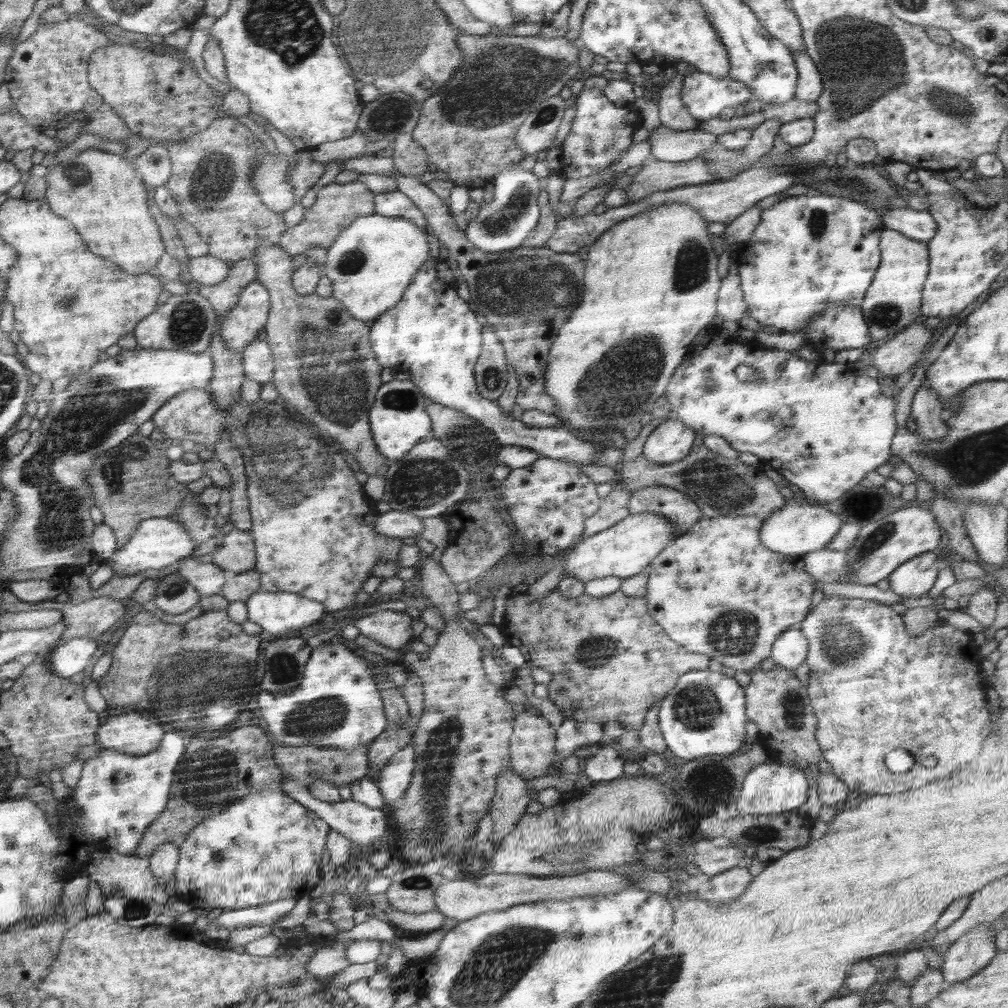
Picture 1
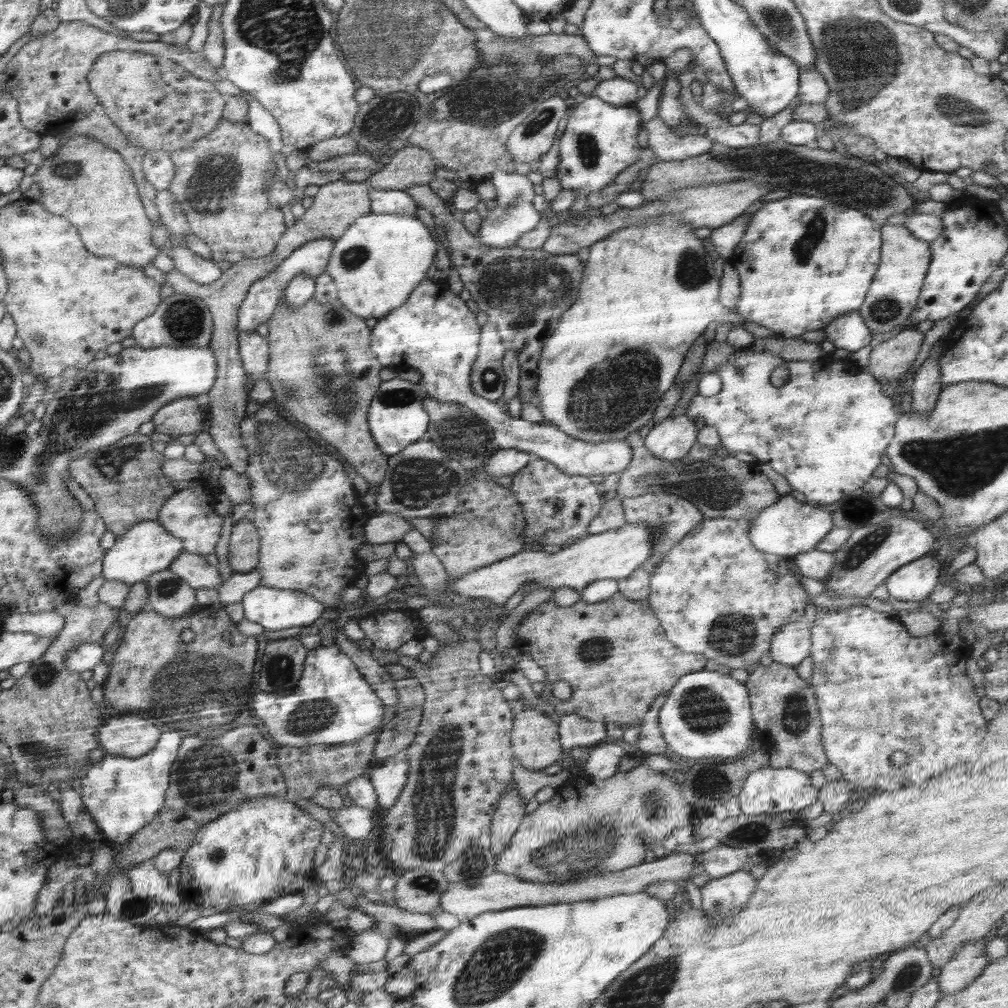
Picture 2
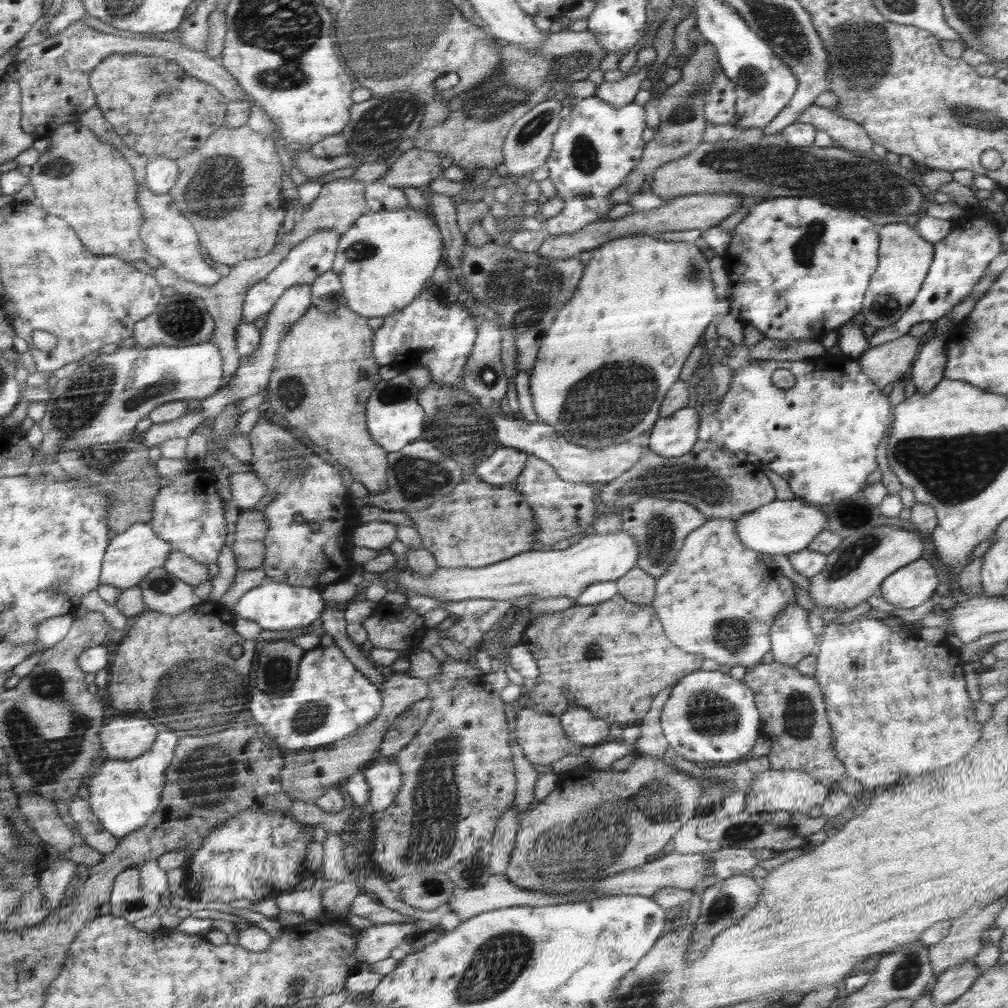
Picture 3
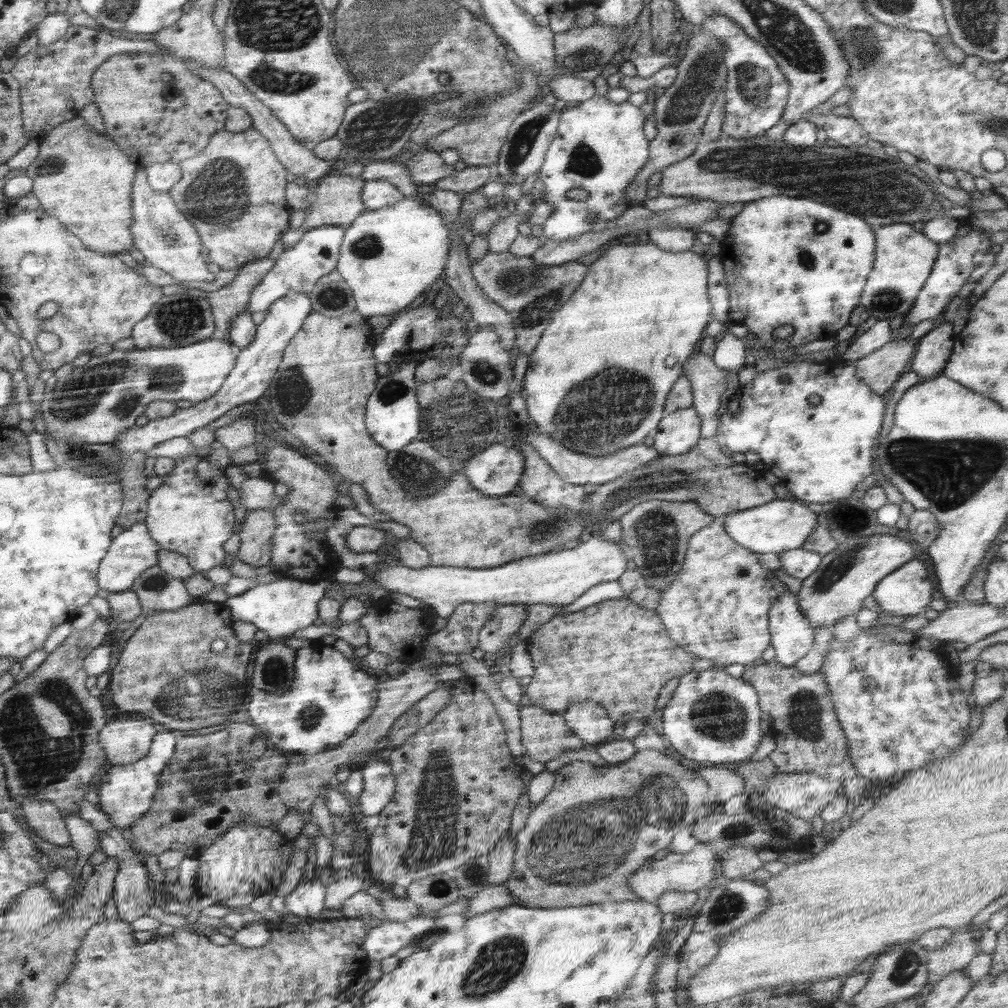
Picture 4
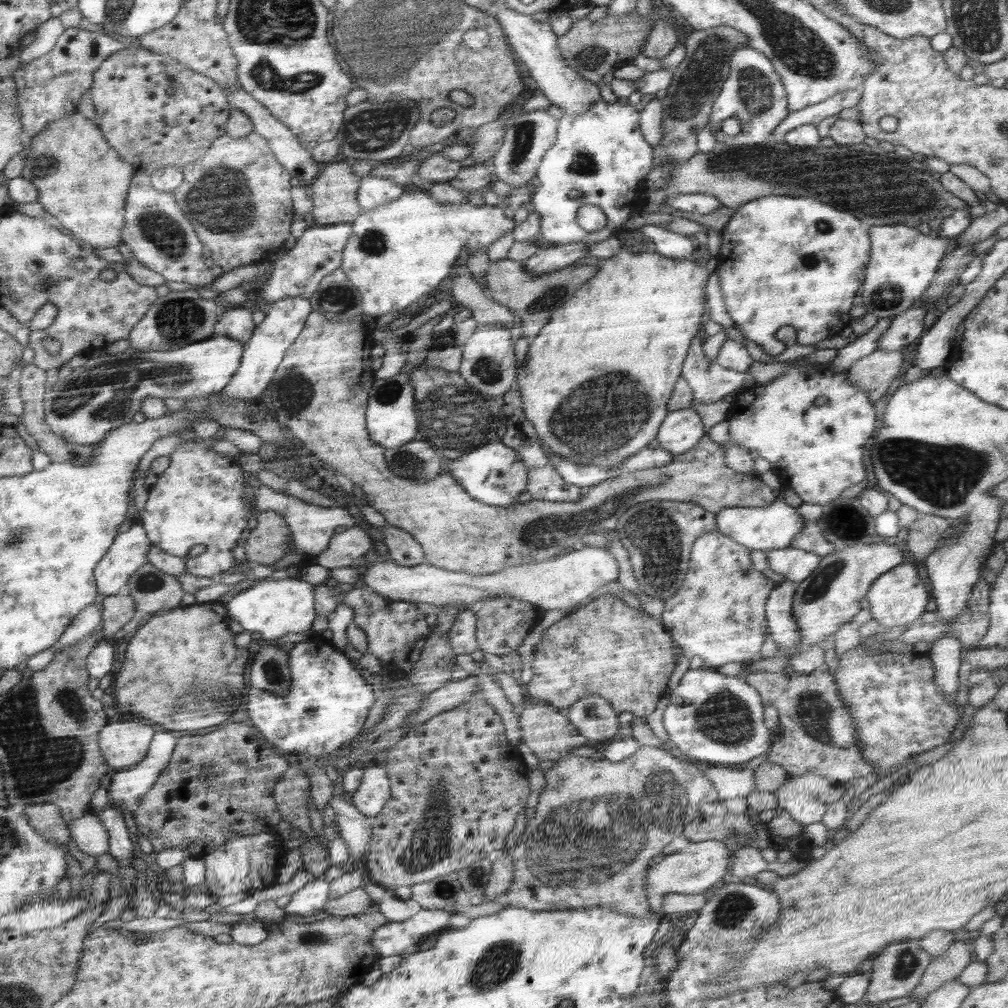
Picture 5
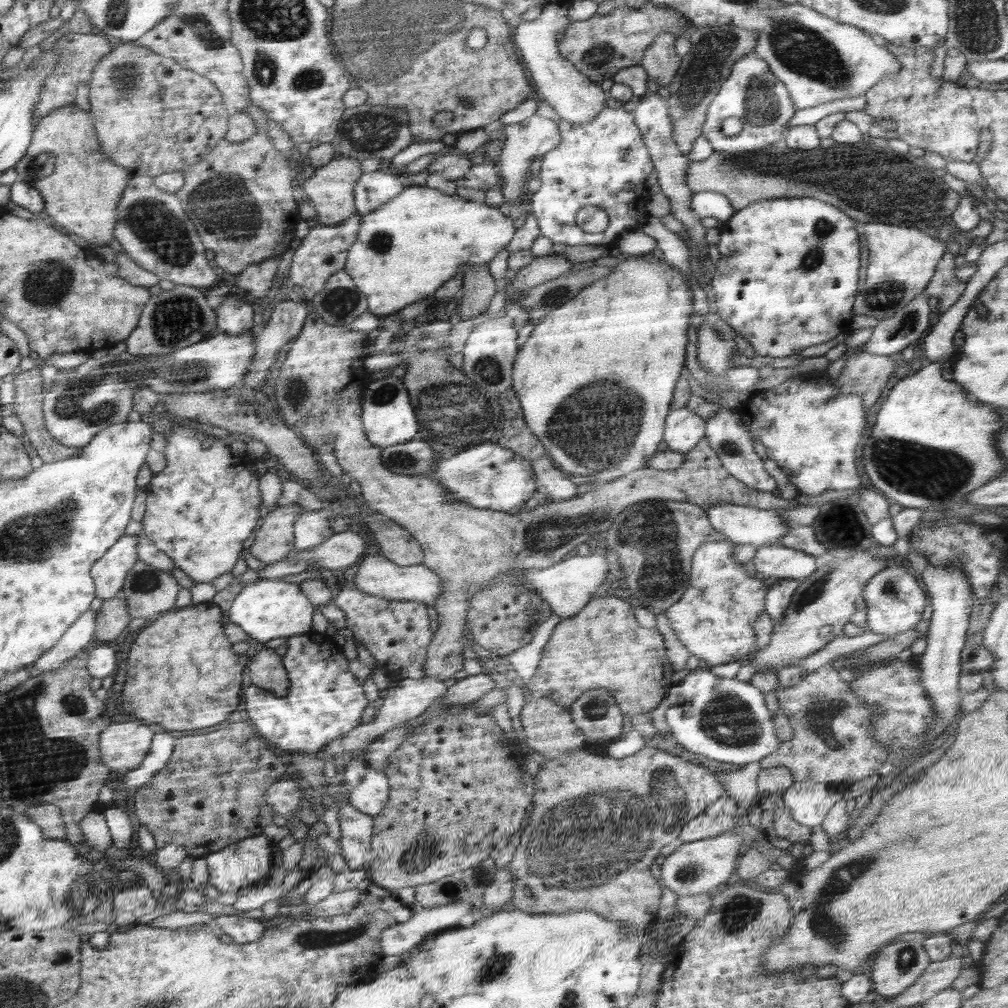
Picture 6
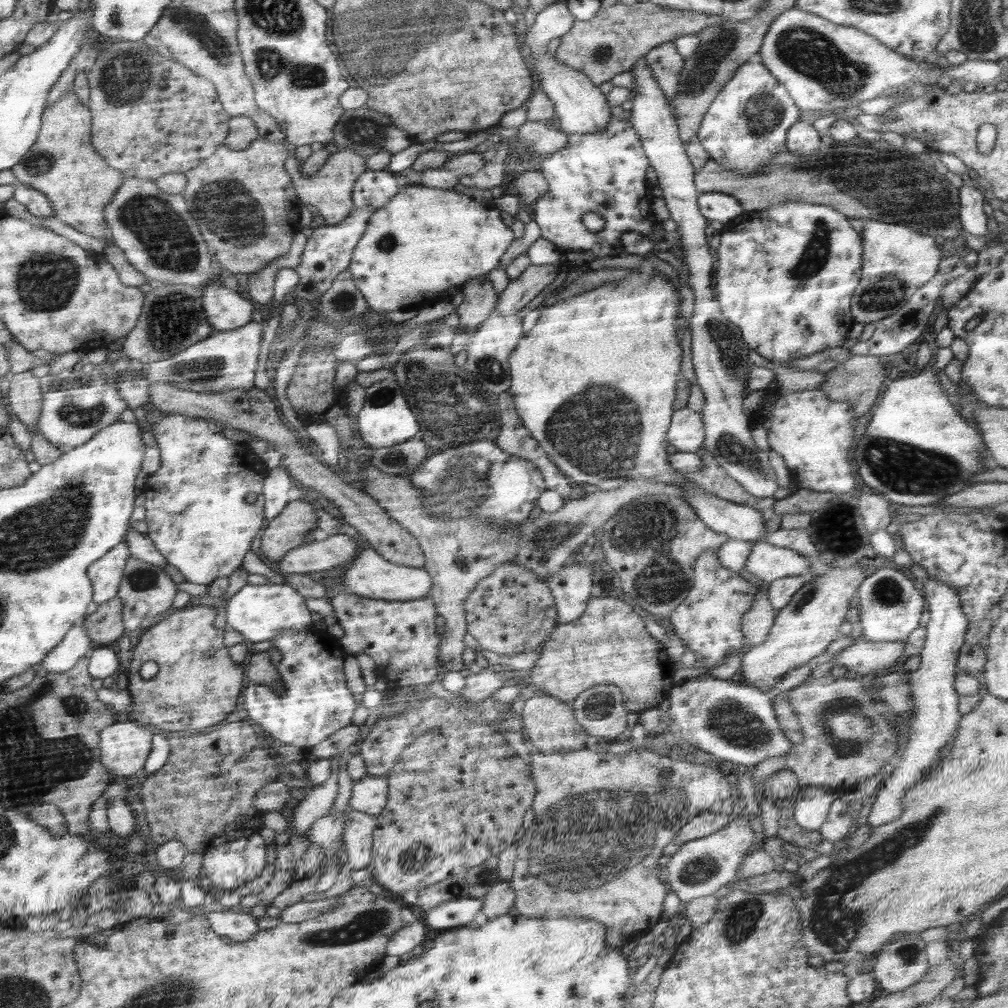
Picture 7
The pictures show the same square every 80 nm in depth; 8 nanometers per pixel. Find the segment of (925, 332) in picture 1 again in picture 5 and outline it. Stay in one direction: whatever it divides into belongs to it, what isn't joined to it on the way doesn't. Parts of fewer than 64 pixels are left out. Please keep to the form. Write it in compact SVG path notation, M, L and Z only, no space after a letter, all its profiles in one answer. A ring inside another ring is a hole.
M876 349L852 364L847 370L848 380L856 386L861 386L873 401L878 401L888 390L890 382L896 378L902 362L904 352Z

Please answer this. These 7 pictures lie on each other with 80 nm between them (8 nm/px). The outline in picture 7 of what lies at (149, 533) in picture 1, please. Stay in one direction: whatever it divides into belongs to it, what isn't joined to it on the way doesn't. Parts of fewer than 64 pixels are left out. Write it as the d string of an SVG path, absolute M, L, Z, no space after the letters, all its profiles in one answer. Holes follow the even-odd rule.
M125 541L116 545L112 554L106 553L96 566L91 566L92 578L96 578L96 604L104 604L117 596L119 586L122 584L125 566L130 560L130 546Z

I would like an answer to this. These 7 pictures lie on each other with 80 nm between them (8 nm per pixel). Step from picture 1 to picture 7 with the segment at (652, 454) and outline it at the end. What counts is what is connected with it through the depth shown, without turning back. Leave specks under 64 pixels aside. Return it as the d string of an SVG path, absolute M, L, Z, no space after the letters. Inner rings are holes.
M687 407L677 408L668 430L668 440L679 452L697 453L706 440L706 424L702 415Z

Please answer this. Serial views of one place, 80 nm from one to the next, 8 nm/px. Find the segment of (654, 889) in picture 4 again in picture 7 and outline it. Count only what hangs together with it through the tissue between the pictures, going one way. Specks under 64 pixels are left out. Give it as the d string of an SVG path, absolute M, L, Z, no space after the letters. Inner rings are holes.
M748 812L732 816L731 821L720 830L681 844L679 850L665 860L665 882L685 904L714 895L724 884L732 884L748 848L752 846L752 836L754 830L750 828Z

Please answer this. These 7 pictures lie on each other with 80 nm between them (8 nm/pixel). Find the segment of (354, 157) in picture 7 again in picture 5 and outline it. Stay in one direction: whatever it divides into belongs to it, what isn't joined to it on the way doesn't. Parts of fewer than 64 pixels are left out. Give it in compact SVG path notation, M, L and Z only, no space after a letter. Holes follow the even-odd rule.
M339 158L322 166L322 170L308 187L313 202L310 223L316 225L351 223L362 214L363 210L358 201L360 175L351 170L351 165L352 161Z

